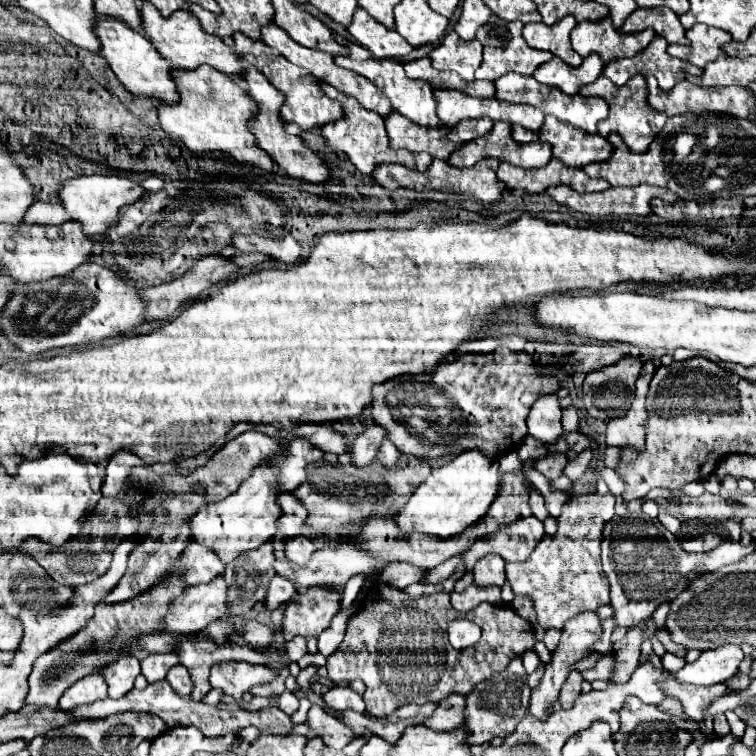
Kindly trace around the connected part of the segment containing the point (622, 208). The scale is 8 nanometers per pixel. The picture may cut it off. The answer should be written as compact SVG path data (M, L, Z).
M570 186L548 188L548 194L558 202L576 212L586 212L590 216L610 216L610 214L652 214L650 196L644 186L636 188L610 188L606 192L578 194Z

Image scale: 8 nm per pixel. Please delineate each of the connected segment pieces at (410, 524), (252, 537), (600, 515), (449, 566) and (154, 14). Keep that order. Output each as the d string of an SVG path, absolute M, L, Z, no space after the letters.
M468 450L456 456L446 466L434 470L424 484L416 488L406 508L394 518L402 530L412 532L428 532L438 538L454 538L460 536L468 526L480 522L490 504L500 494L500 472L498 460L484 456L478 450Z
M262 464L246 482L242 482L238 492L220 502L202 506L200 512L190 518L192 538L210 548L224 564L230 564L242 552L254 550L270 540L276 534L276 520L280 516L280 506L276 502L278 496L274 494L278 470L278 466Z
M612 492L600 494L582 494L572 496L564 504L562 514L558 516L558 530L554 535L545 535L537 544L532 556L522 564L506 564L506 578L516 596L528 596L534 602L538 624L544 630L562 628L578 612L596 610L602 604L610 604L610 584L600 564L586 558L596 554L600 558L601 544L586 544L588 540L602 540L603 529L607 521L614 516L614 496Z
M454 556L454 558L450 558L450 560L446 560L444 564L440 564L440 566L432 568L432 570L426 574L426 580L424 580L424 582L430 582L430 584L444 582L444 580L446 580L446 578L450 578L450 574L452 574L458 566L462 566L462 564L464 564L462 556Z
M144 2L142 22L144 22L144 36L148 36L150 42L158 48L158 52L164 58L168 58L174 66L178 66L178 70L196 70L198 66L208 64L224 74L242 76L246 72L242 58L238 58L238 54L230 46L226 46L220 38L204 32L200 22L186 10L178 10L170 18L164 18L152 4Z

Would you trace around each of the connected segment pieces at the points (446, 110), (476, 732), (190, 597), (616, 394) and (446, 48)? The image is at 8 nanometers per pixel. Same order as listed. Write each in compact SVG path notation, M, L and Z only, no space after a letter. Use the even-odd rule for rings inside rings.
M434 90L434 96L438 102L438 118L450 128L462 120L482 118L488 114L484 100L470 98L458 90Z
M506 668L498 676L492 676L490 680L484 680L482 684L474 686L474 692L466 696L466 708L464 708L464 728L470 732L470 746L490 742L492 738L504 738L510 732L514 732L516 724L526 714L528 706L522 706L524 700L530 696L528 684L520 682L520 672ZM512 682L512 684L510 684Z
M222 576L208 584L186 588L170 604L170 612L160 622L164 634L200 632L210 622L226 616L226 582Z
M622 360L618 364L612 364L608 368L602 368L598 372L590 372L584 380L584 410L598 420L610 422L616 416L624 416L634 400L634 382L640 372L640 362L630 366L630 360Z
M450 32L430 52L430 60L436 70L454 70L464 80L474 80L474 72L482 62L482 44L478 40L464 42L456 32Z

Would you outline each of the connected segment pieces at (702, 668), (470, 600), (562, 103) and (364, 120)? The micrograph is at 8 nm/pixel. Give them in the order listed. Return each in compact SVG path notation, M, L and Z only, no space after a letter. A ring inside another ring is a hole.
M722 644L714 650L702 652L702 656L694 664L686 664L678 672L670 672L680 682L692 682L692 684L714 684L724 682L730 676L736 674L740 660L744 658L740 646L736 644ZM706 654L708 660L706 660Z
M470 584L464 592L452 592L452 607L458 612L467 613L472 611L480 602L492 602L492 604L502 604L500 602L500 588L493 585L485 588L478 588L476 584Z
M506 74L506 76L498 78L494 84L496 84L496 100L506 100L510 104L530 104L530 106L540 108L546 114L554 114L558 120L570 122L570 124L574 124L590 134L596 132L598 122L604 120L606 112L608 112L608 104L602 98L584 98L580 94L568 96L568 94L560 92L558 88L538 84L534 78L528 78L522 74Z
M320 84L320 86L322 86L322 90L324 90L330 98L338 100L338 102L342 104L344 112L346 112L346 118L322 126L322 136L324 136L324 140L326 140L326 146L330 146L332 150L342 150L344 154L348 154L348 158L352 160L352 164L354 164L362 174L372 176L374 168L376 168L378 164L386 164L386 162L402 162L404 166L414 168L414 170L420 170L420 172L424 172L424 168L432 164L434 158L432 158L430 154L426 154L426 152L420 152L420 154L418 154L418 152L408 152L408 150L402 150L402 152L392 150L392 148L390 148L390 140L388 140L388 136L386 136L386 126L384 126L382 116L378 116L376 112L370 112L370 110L364 110L364 108L358 104L358 100L354 100L352 96L342 96L342 92L334 90L334 88L328 86L328 84Z

